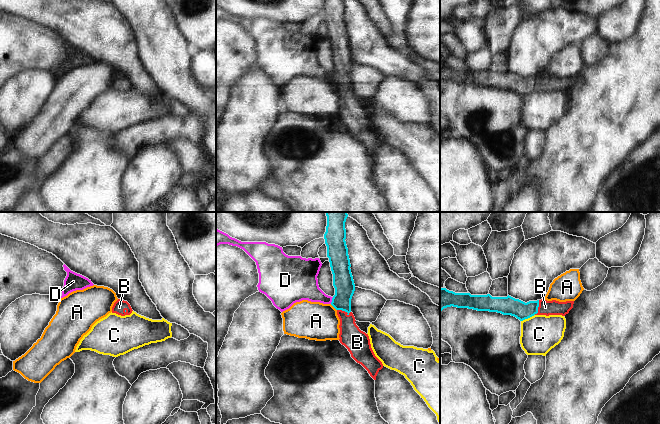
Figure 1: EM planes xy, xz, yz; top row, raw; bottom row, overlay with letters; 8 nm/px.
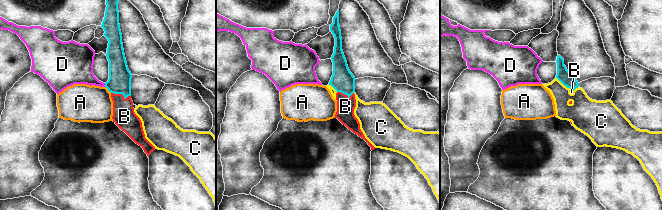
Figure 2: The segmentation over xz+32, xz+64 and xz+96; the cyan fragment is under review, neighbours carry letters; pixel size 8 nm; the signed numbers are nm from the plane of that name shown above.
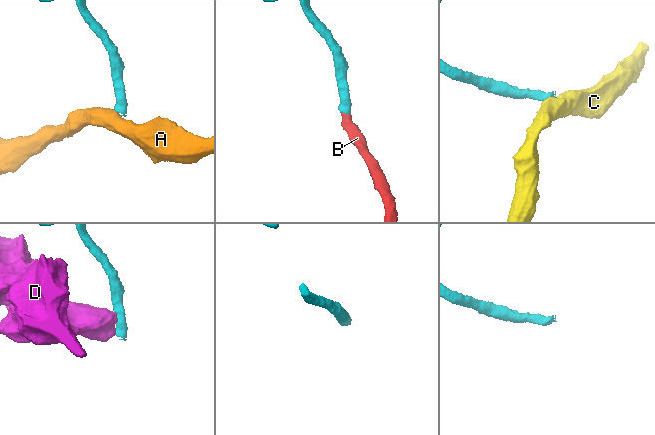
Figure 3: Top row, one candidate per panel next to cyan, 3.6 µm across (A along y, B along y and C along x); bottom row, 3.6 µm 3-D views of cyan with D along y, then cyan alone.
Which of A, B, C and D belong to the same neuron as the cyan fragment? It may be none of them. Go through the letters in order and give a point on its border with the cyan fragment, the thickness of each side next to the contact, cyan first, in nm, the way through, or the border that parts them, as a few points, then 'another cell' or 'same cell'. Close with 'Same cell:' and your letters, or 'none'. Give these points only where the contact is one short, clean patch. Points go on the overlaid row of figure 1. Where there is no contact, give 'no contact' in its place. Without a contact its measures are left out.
A: meets cyan in xz at (333, 306); 170 nm thick on the cyan side, 300 nm on the other; border along xz (330, 304), (336, 310); another cell
B: meets cyan in xz at (344, 310); 170 nm thick on the cyan side, 180 nm on the other; runs through xz (343, 282), (344, 310), (348, 330), (354, 339); same cell
C: meets cyan in yz at (527, 318); 150 nm thick on the cyan side, 300 nm on the other; border along yz (534, 314), (521, 321); another cell
D: meets cyan in xz at (332, 300); 170 nm thick on the cyan side, 220 nm on the other; border along xz (333, 297), (330, 303); another cell
Same cell: B

